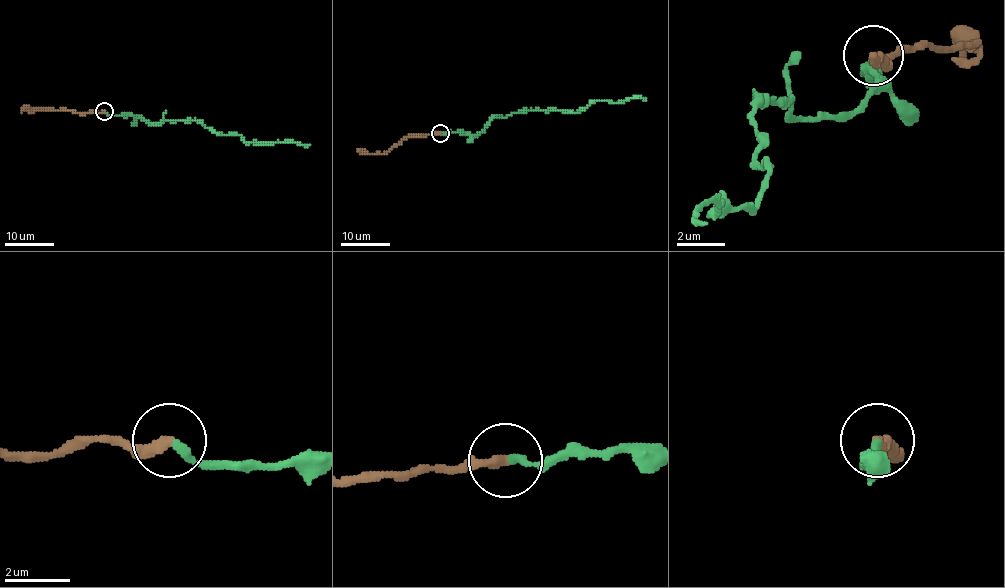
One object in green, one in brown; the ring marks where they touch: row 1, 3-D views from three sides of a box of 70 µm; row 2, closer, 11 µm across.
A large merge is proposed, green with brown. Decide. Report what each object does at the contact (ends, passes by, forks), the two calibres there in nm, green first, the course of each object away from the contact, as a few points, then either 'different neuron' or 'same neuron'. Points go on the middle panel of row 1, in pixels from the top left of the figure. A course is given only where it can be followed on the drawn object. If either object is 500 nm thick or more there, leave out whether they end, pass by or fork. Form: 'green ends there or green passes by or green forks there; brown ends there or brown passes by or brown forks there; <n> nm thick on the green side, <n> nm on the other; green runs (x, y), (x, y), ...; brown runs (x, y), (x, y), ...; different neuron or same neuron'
green ends there; brown ends there; 260 nm thick on the green side, 340 nm on the other; green runs (441, 133), (479, 134), (492, 118), (530, 109), (573, 112), (596, 100), (620, 102), (637, 96), (645, 100); brown runs (440, 133), (412, 135), (384, 153), (357, 151); different neuron

